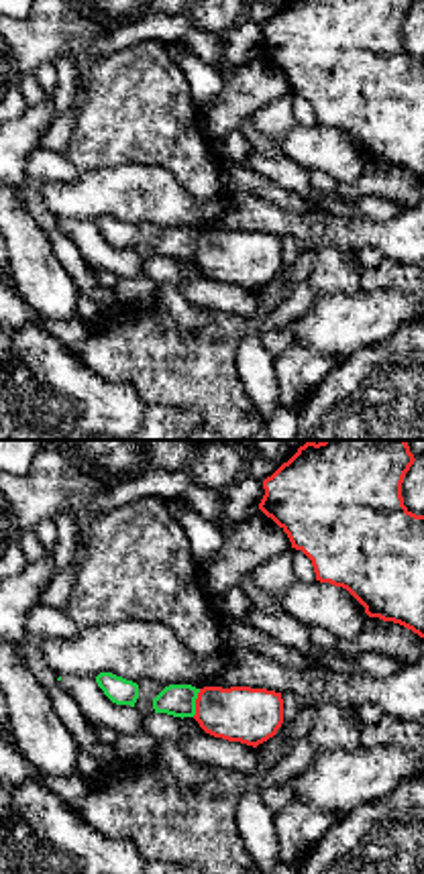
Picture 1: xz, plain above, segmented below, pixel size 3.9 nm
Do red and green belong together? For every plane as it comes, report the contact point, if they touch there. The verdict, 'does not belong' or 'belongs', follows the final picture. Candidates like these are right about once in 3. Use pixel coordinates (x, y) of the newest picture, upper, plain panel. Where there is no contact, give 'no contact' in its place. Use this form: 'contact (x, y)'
contact (196, 247)

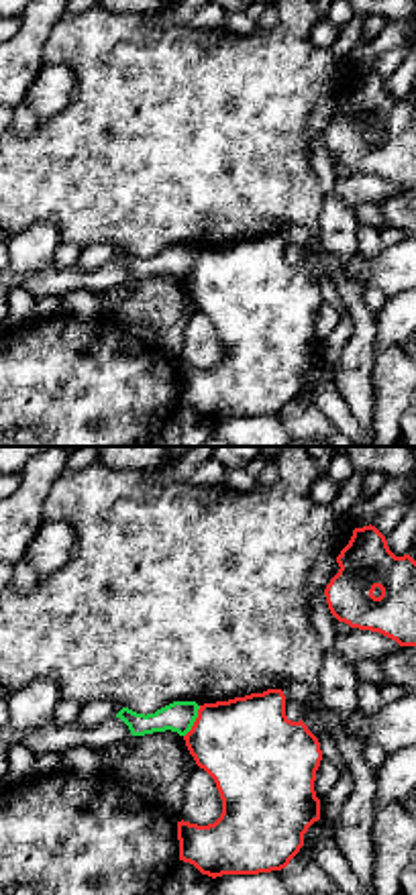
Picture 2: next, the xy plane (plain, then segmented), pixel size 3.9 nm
contact (194, 266)

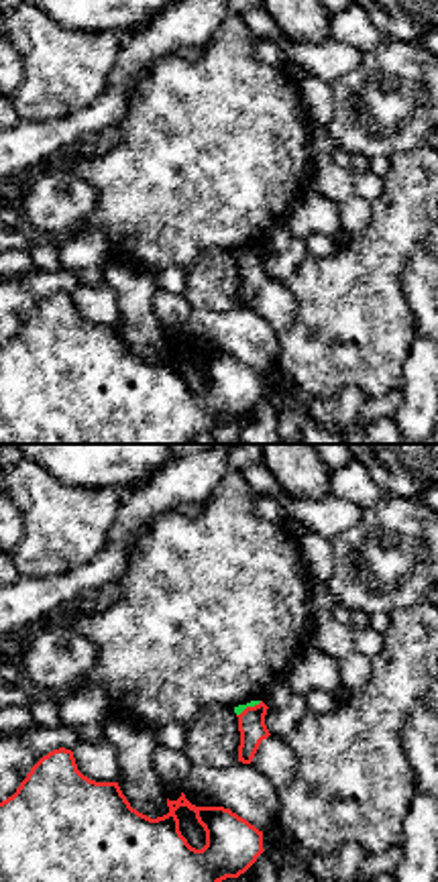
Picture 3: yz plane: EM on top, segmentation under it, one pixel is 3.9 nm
contact (249, 251)

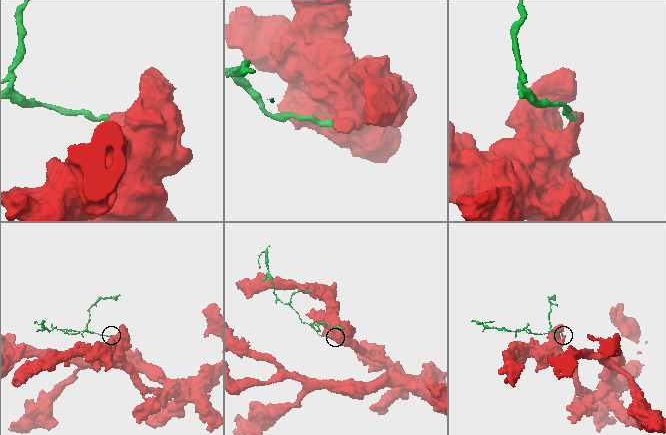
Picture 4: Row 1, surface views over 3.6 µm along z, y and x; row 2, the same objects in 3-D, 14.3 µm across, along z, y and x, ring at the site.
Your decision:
does not belong

